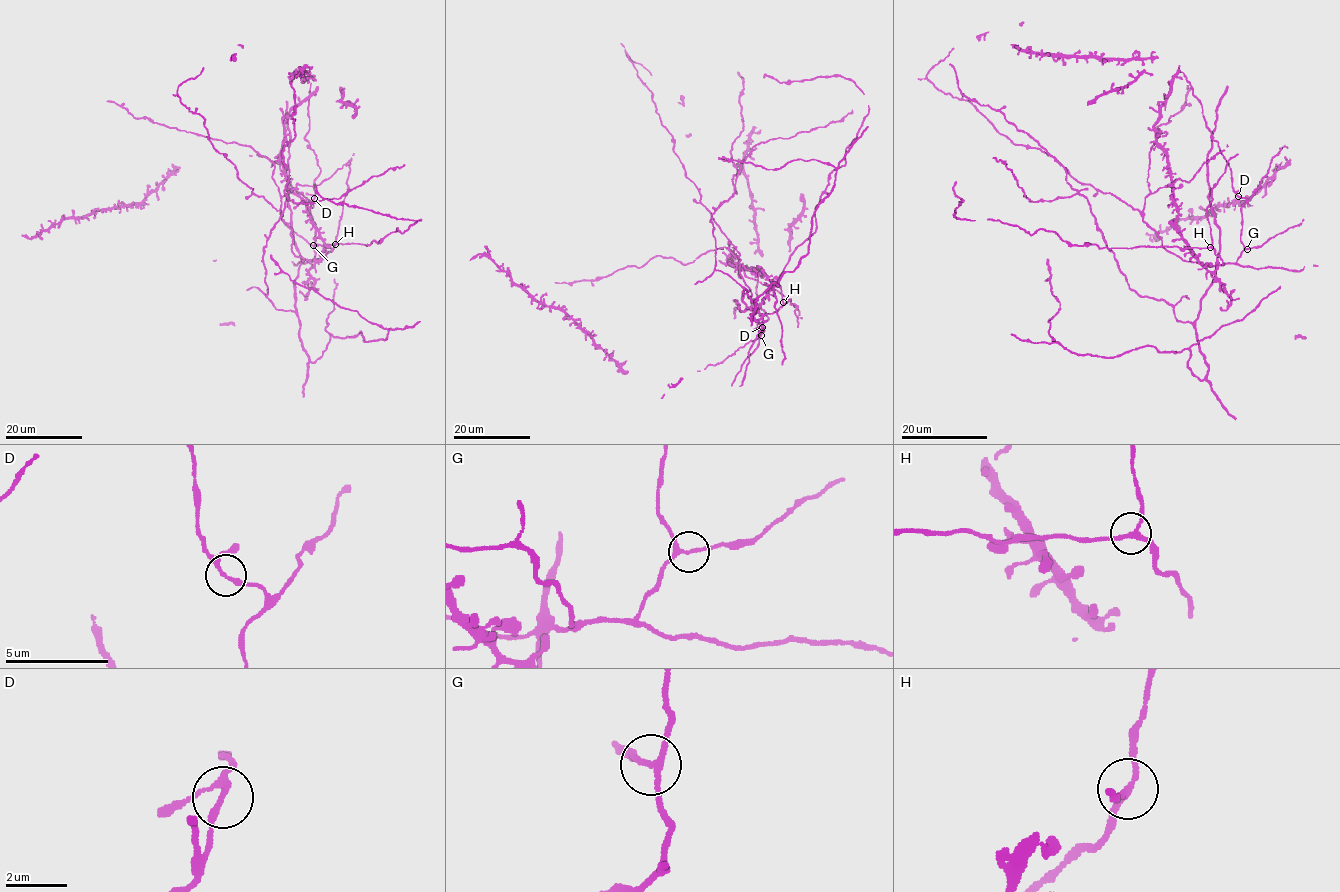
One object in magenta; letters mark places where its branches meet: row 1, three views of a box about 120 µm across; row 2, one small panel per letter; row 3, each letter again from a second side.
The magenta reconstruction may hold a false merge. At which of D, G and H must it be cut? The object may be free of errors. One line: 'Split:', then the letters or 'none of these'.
Split: none of these

